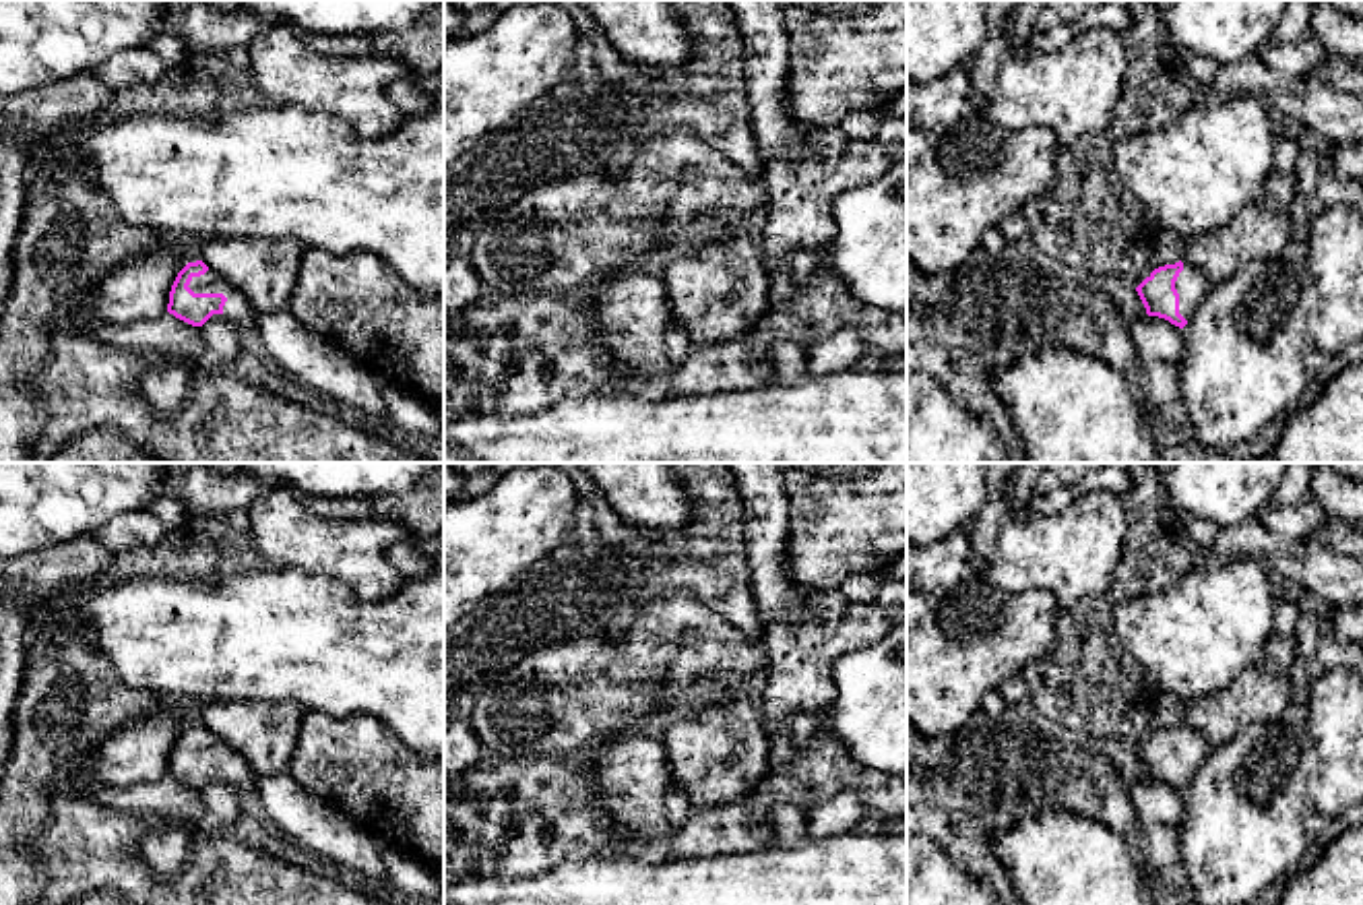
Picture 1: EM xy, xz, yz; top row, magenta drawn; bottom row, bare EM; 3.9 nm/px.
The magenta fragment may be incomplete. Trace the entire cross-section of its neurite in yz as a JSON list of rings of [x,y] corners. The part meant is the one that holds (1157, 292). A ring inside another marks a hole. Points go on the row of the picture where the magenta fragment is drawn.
[[[1185,260],[1154,269],[1138,287],[1148,316],[1183,329],[1210,291],[1208,277]]]

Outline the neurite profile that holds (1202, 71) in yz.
[[[1181,52],[1181,54],[1198,95],[1208,97],[1221,66],[1214,60],[1196,56],[1194,52]]]

